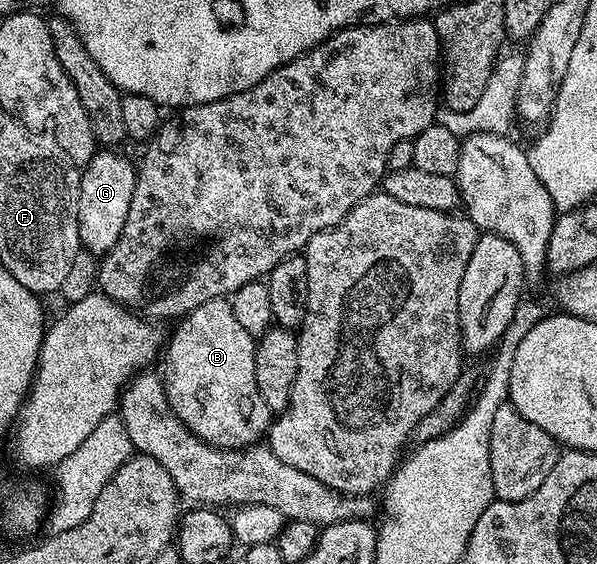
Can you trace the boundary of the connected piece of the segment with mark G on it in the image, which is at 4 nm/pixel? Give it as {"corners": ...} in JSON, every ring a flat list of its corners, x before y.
{"corners":[[115,149,96,150,79,177,79,241,82,250,92,251,95,257,106,255,109,249,113,249,113,245,117,245,117,237,121,237,121,229,125,229,125,217,129,217,129,201,133,201,137,167,119,153]]}

